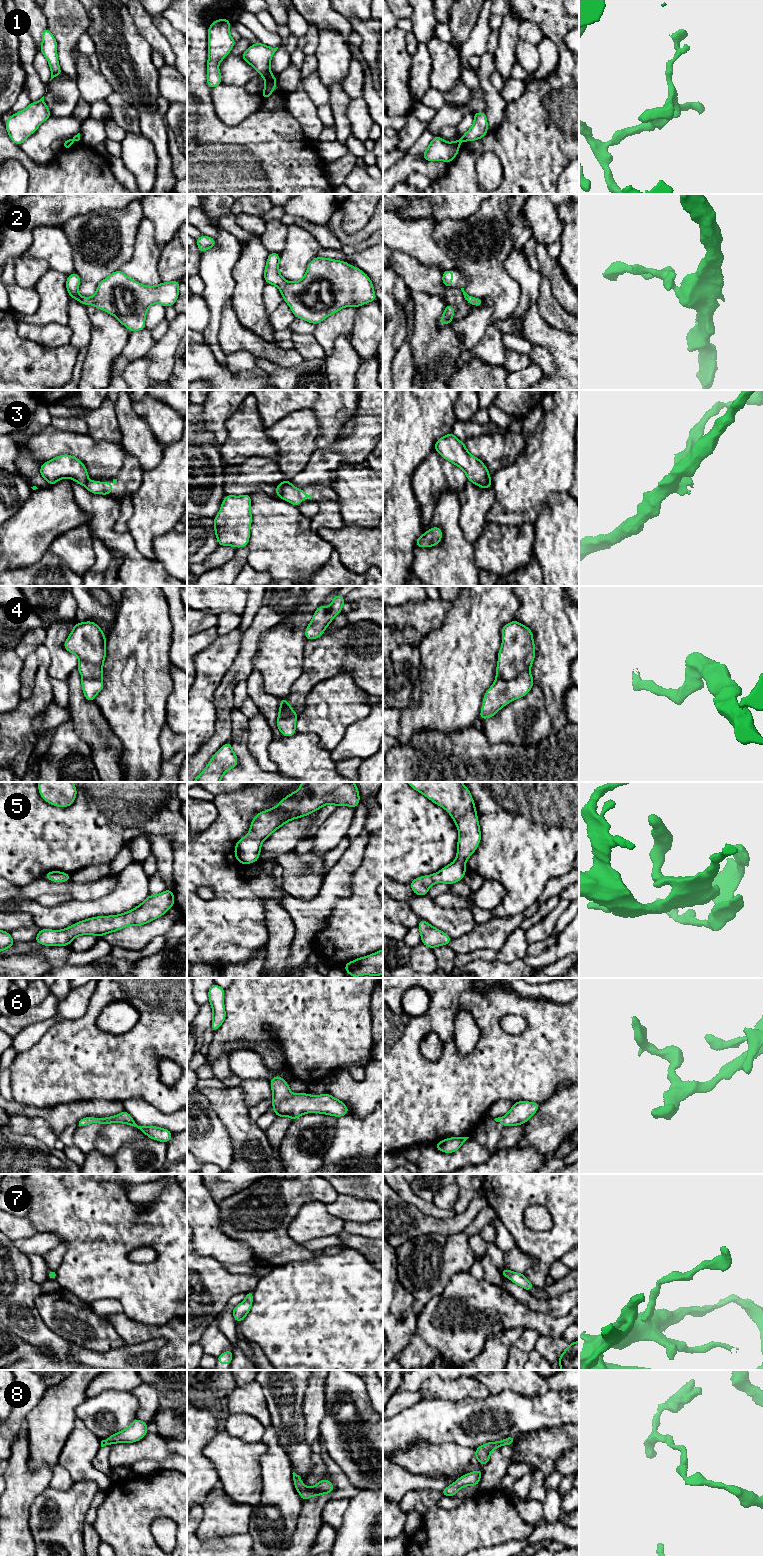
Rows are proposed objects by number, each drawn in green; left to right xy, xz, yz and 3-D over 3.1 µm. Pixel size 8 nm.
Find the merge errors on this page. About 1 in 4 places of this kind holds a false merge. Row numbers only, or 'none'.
1, 3, 4

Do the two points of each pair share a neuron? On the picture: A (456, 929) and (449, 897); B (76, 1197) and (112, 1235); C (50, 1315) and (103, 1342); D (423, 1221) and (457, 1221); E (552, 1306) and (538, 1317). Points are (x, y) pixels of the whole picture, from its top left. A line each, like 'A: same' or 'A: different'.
A: different
B: same
C: same
D: same
E: different

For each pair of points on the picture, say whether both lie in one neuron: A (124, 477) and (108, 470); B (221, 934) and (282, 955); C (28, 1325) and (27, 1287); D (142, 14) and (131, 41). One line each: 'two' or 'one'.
A: two
B: two
C: one
D: two

